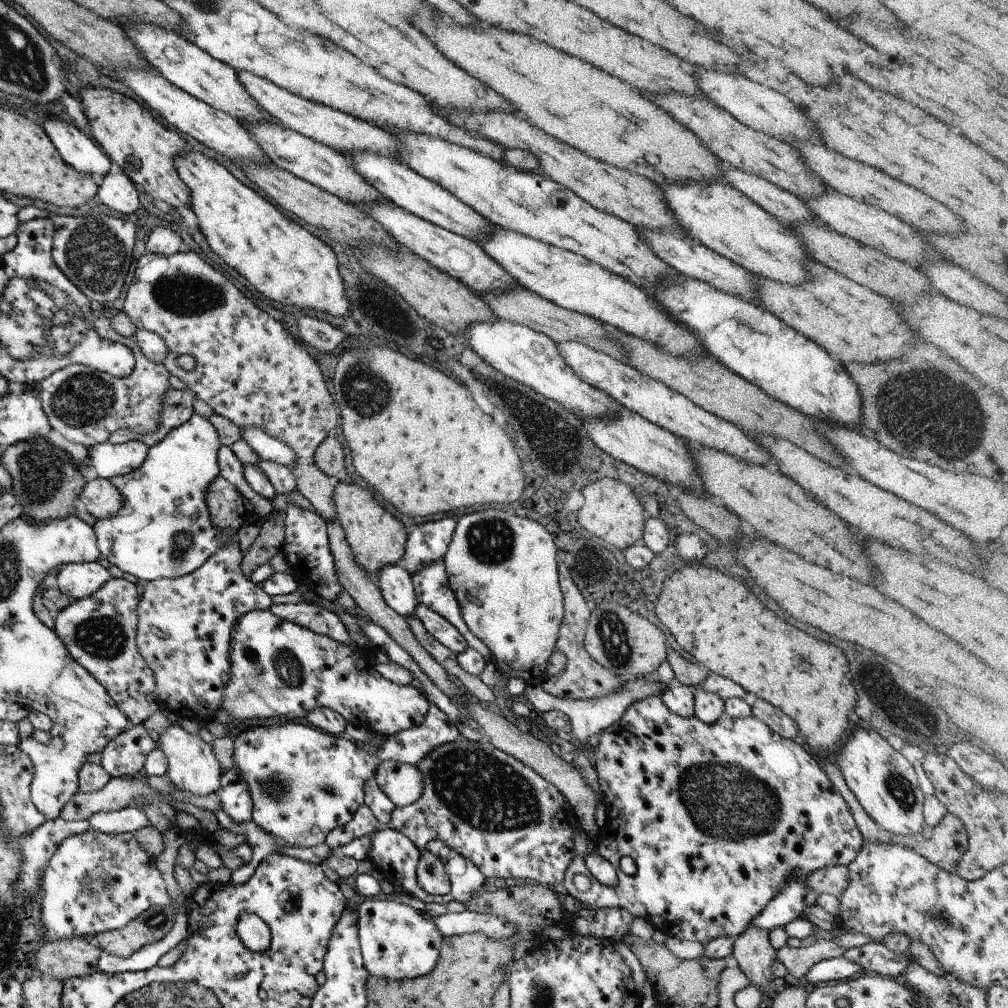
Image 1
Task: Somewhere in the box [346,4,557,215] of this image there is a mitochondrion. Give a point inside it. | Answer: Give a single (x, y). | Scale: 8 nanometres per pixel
(385, 36)

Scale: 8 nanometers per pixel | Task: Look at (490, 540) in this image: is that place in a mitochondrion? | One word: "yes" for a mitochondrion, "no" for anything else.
yes

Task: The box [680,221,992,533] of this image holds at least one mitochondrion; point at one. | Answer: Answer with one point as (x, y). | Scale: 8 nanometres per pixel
(905, 404)

